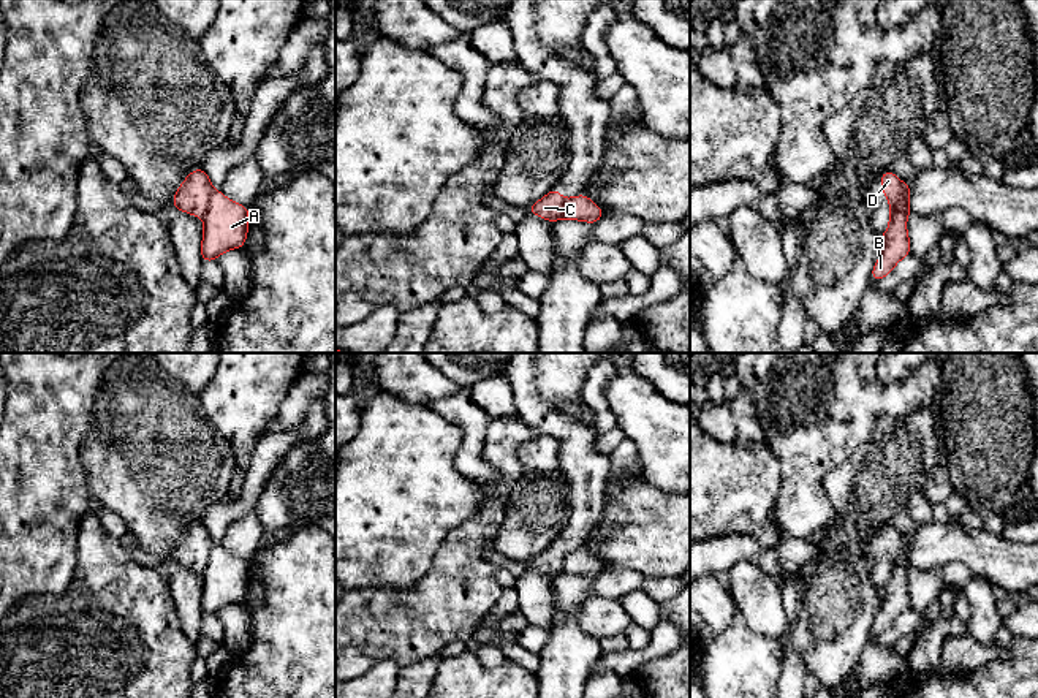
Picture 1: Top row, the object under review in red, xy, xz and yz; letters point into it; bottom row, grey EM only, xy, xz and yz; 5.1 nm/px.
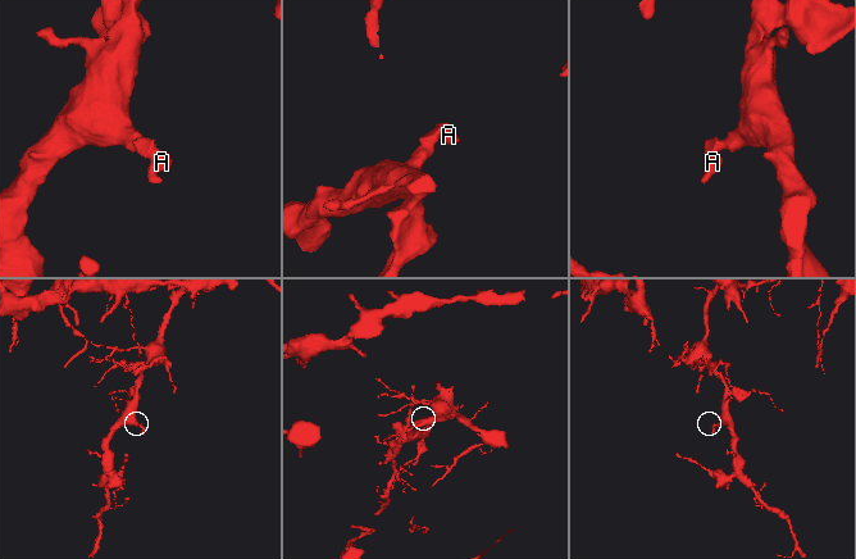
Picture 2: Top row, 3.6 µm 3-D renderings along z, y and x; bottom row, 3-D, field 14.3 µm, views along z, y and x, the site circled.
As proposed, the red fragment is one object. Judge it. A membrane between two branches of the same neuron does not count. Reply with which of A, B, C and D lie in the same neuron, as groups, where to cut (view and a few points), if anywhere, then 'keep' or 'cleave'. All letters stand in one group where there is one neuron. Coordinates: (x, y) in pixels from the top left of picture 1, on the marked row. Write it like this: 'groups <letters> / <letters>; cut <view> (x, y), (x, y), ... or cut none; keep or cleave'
groups A B C D; cut none; keep

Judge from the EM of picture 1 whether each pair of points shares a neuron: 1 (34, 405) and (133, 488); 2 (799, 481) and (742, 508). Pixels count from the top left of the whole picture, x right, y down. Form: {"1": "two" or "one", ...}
{"1": "two", "2": "two"}

